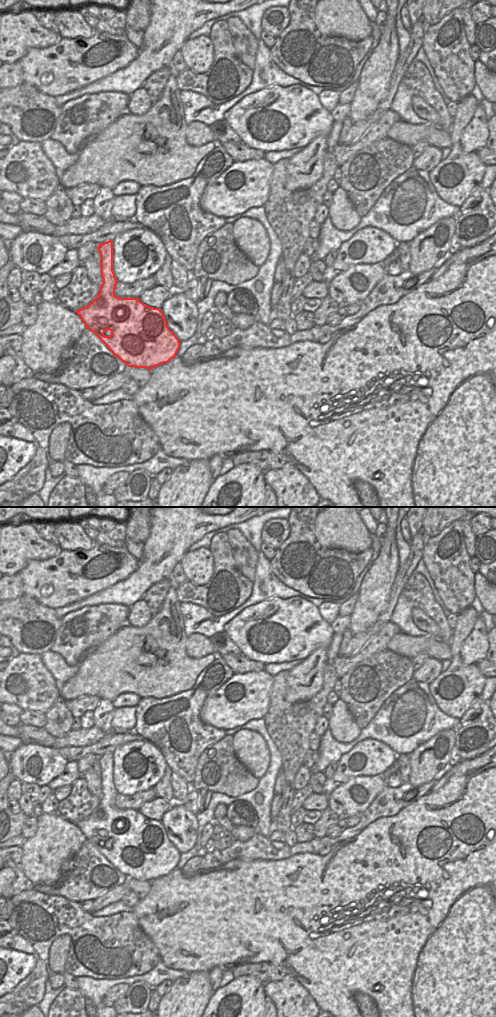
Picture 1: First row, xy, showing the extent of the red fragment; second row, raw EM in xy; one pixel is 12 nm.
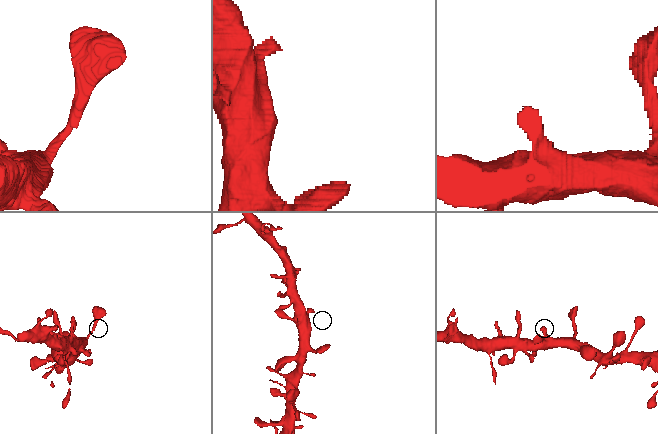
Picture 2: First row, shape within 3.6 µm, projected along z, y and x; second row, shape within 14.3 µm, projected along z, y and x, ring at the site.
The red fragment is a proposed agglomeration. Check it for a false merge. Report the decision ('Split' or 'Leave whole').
Leave whole

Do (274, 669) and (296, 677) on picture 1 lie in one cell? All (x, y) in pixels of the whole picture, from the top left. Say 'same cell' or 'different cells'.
different cells

